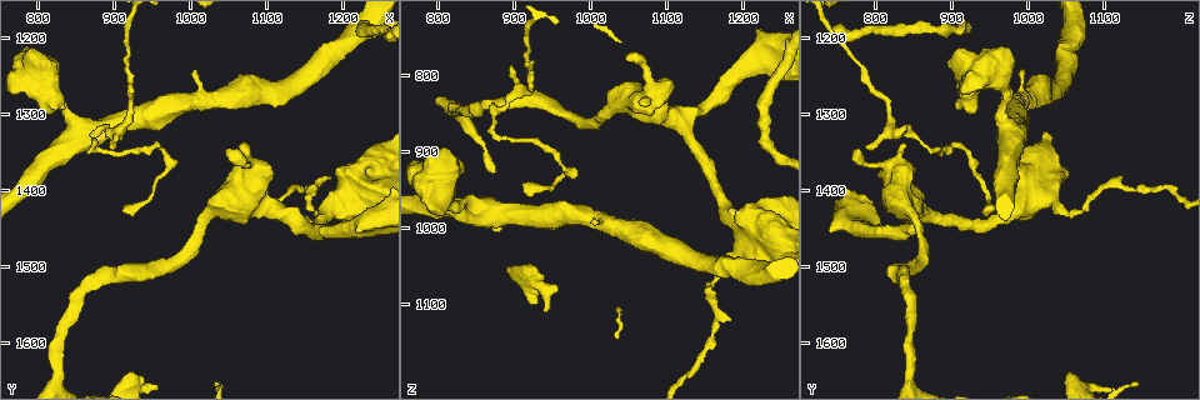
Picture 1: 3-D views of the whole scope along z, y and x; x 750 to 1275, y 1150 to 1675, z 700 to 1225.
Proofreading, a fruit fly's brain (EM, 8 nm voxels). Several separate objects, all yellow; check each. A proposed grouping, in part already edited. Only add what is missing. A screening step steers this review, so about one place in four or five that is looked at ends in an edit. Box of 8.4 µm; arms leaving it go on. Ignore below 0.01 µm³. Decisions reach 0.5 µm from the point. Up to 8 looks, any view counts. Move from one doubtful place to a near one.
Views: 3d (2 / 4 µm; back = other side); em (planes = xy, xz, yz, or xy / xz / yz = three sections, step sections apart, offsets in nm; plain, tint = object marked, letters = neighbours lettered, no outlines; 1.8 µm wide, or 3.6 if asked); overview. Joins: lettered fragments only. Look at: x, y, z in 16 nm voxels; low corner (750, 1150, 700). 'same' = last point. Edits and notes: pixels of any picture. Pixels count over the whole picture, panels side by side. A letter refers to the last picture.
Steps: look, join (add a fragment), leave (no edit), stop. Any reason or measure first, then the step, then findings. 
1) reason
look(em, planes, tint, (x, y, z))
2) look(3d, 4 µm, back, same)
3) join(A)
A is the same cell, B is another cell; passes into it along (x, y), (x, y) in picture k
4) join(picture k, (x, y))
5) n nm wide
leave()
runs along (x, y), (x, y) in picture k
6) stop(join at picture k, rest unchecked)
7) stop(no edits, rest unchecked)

branch stops here
look(3d, 4 µm, (1050, 1345, 775))

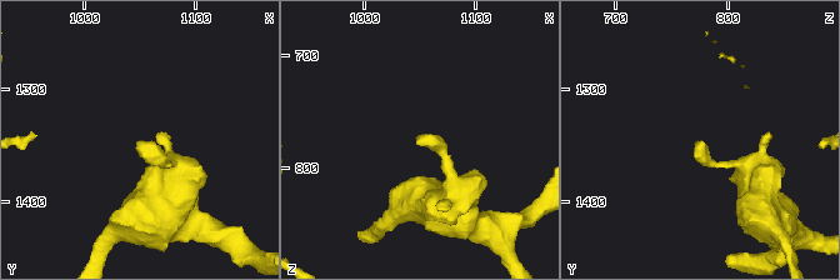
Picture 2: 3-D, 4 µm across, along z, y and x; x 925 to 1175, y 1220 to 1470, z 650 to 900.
look(em, planes, letters, (1048, 1346, 778))

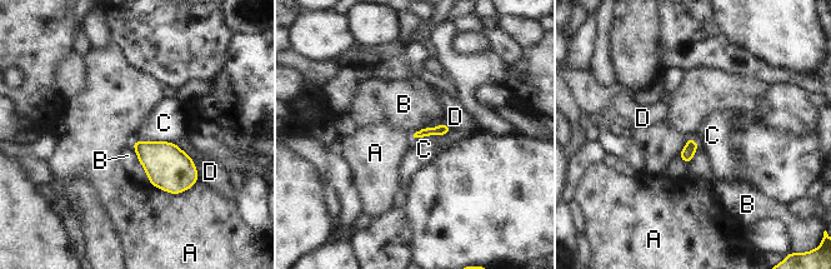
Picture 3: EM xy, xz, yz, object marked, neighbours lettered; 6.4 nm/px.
leave()
A, B, C and D are other cells; border along (134, 140), (168, 140), (176, 144) in picture 3; none of them fits

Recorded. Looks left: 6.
an open end
look(3d, 4 µm, (930, 1635, 1050))

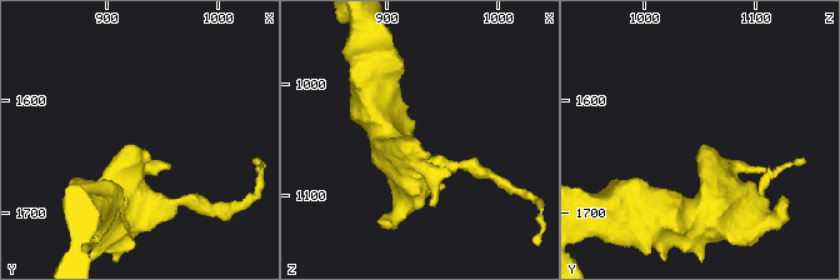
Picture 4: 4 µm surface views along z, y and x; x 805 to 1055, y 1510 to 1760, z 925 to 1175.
shape alone is not enough
look(em, planes, tint, (930, 1640, 1054))

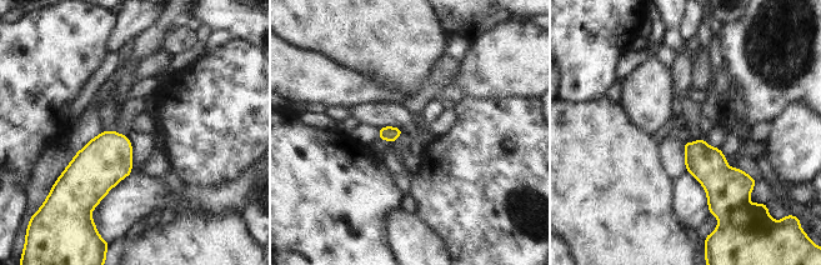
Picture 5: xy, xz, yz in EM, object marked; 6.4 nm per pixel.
see the neighbours
look(em, planes, letters, same)

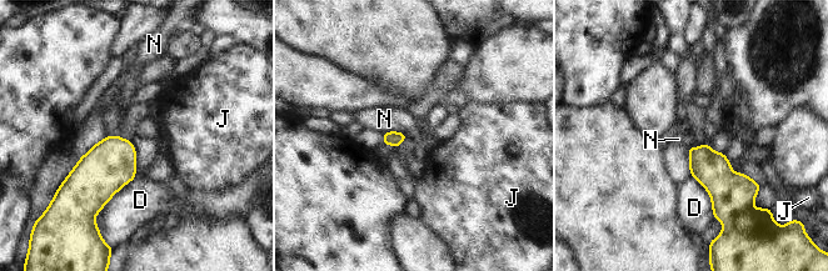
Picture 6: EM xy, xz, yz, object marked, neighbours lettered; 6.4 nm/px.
leave()
D, J and N are other cells; border along (405, 133), (385, 131), (383, 134) in picture 6; no lettered fragment goes on from it

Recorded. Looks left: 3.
end of a long branch
look(3d, 2 µm, (910, 1425, 940))

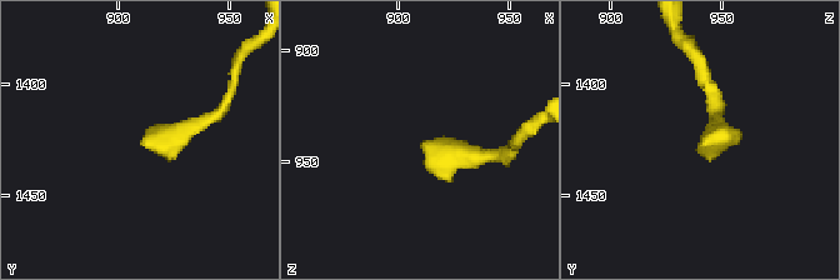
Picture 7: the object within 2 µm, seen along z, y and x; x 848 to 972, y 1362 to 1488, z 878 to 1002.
need the tissue
look(em, yz, step 8, tint, (910, 1428, 941))

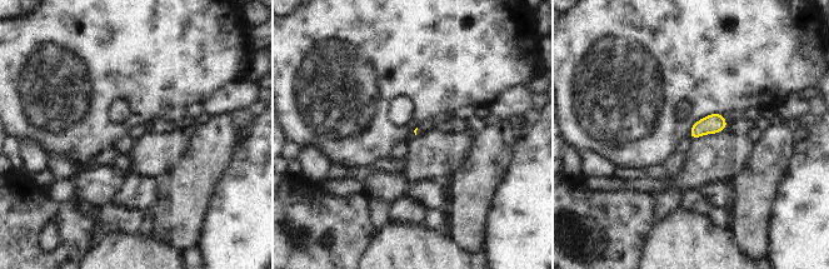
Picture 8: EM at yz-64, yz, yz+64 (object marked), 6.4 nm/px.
cut it another way
look(em, planes, letters, same)

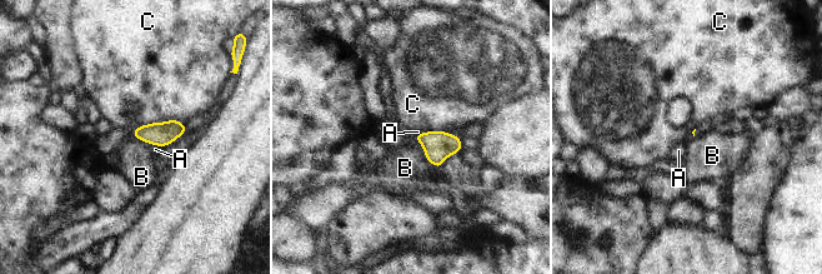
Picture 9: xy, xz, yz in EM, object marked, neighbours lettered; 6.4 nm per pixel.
leave()
A, B and C are other cells; border along (186, 126), (153, 121), (131, 133) in picture 9; no lettered fragment goes on from it

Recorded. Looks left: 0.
stop(no edits, rest unchecked)

